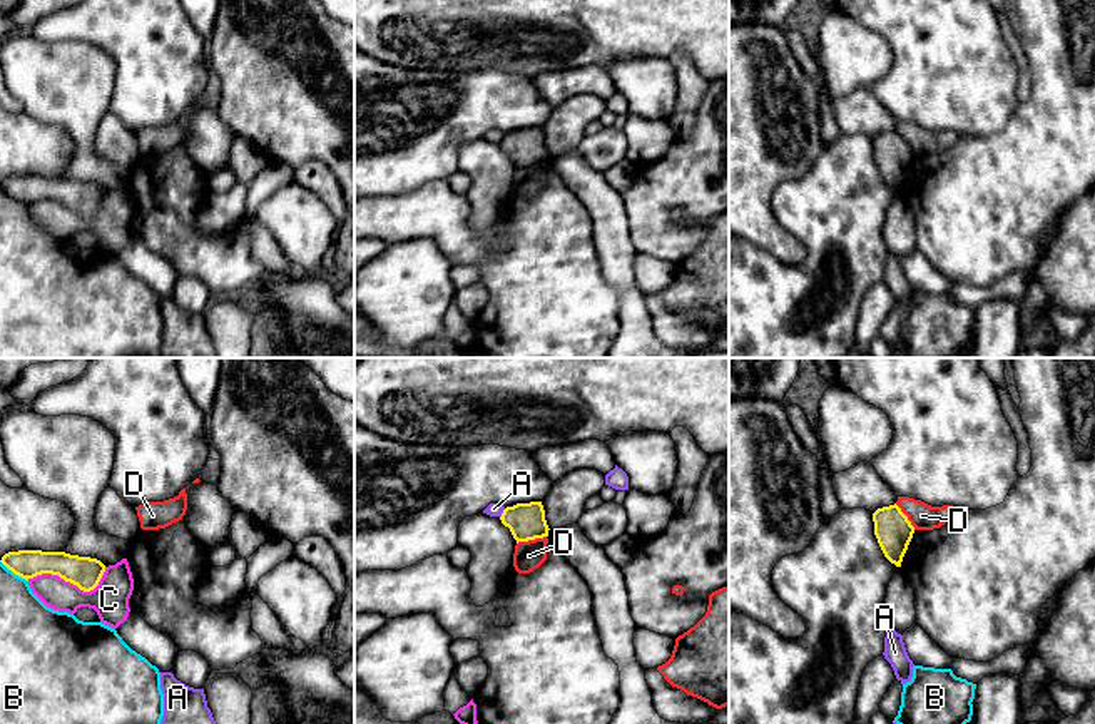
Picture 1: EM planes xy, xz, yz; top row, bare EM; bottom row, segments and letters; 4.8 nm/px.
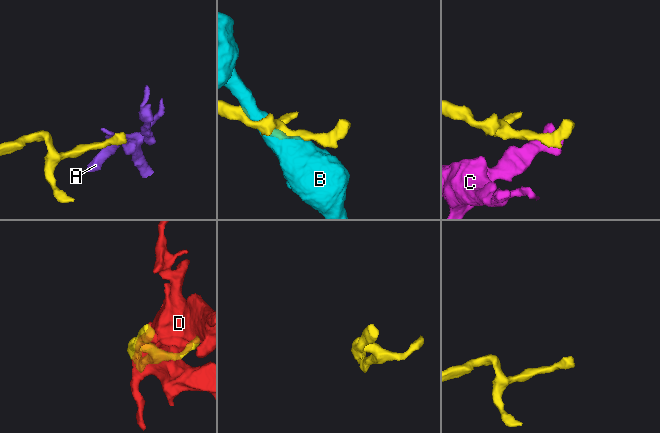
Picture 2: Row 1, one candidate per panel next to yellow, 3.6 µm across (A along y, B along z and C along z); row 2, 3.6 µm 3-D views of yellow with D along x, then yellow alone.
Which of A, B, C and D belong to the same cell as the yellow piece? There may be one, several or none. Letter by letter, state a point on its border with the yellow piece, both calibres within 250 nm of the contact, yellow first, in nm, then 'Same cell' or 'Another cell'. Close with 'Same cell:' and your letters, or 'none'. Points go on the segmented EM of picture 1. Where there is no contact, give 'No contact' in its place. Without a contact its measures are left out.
A: Touches yellow at xz (502, 514). Thickness 180 nm (yellow) against 60 nm. Another cell
B: Touches yellow at xy (14, 572). Thickness 140 nm (yellow) against 260 nm. Another cell
C: Touches yellow at xy (71, 582). Thickness 150 nm (yellow) against 180 nm. Another cell
D: Touches yellow at xz (530, 539). Thickness 180 nm (yellow) against 140 nm. Another cell
Same cell: none

